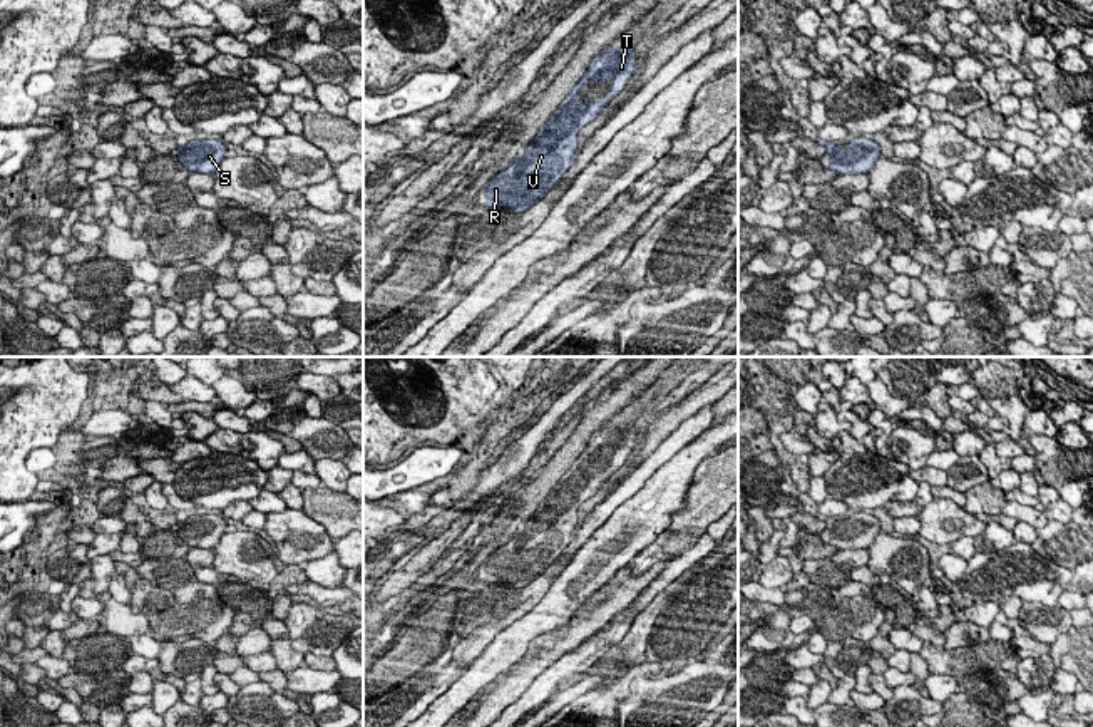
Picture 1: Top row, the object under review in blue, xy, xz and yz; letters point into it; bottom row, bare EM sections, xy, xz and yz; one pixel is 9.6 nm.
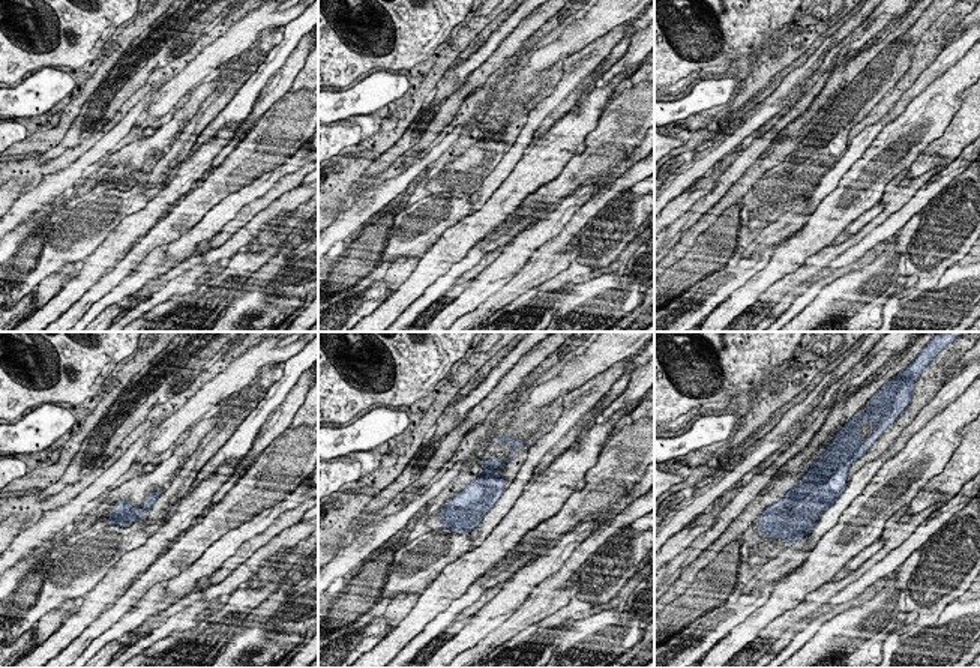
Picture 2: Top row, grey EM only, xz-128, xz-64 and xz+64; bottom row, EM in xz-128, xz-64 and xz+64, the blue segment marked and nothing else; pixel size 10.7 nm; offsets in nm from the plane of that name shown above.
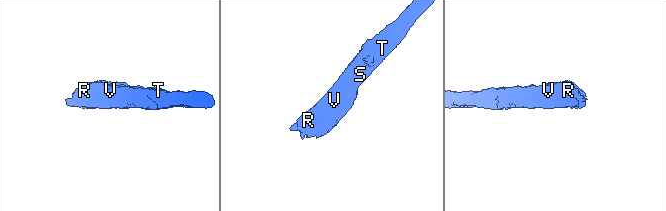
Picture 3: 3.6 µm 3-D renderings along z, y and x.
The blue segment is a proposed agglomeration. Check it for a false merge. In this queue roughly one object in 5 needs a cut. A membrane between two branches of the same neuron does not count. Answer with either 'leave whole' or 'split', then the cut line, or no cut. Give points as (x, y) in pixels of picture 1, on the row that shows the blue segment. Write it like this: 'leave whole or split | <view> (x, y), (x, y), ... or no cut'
leave whole | no cut

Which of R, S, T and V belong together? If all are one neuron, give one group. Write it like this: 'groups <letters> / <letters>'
groups R S T V

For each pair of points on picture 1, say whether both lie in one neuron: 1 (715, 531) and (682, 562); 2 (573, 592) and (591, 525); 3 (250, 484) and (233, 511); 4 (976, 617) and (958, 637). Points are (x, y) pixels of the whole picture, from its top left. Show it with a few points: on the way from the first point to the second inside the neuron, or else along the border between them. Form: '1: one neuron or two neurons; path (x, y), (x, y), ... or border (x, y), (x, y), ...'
1: one neuron; path (710, 540), (690, 558)
2: two neurons; border (613, 510), (573, 556)
3: two neurons; border (246, 500), (236, 500), (225, 510)
4: two neurons; border (968, 620), (988, 629)

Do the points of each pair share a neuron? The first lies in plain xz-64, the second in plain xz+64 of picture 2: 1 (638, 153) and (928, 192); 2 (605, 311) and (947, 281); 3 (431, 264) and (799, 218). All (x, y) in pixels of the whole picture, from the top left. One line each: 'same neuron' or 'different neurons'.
1: same neuron
2: same neuron
3: different neurons

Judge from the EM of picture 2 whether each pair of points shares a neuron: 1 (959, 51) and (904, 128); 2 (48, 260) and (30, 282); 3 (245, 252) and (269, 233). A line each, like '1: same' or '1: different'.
1: different
2: same
3: different

